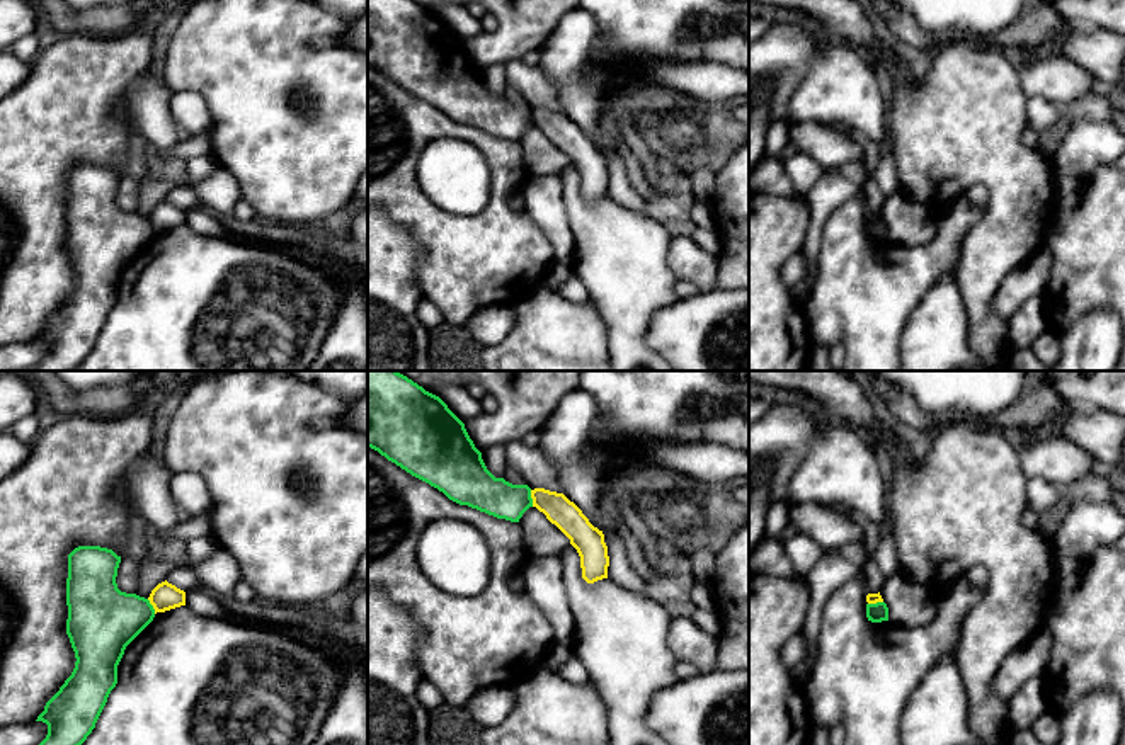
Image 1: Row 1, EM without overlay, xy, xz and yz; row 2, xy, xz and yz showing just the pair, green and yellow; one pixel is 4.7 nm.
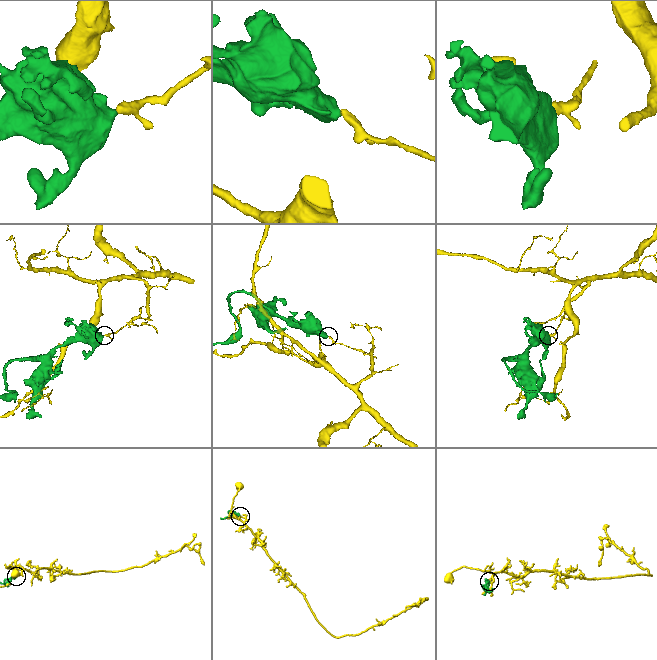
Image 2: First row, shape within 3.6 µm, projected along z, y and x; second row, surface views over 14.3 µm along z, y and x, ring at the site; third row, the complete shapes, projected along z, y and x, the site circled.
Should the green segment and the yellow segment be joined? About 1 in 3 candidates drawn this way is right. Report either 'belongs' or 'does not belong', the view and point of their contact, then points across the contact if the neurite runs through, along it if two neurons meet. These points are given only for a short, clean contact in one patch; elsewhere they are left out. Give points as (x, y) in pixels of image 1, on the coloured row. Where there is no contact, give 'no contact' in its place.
does not belong | xz (531, 499) | along xz (530, 490), (533, 506)

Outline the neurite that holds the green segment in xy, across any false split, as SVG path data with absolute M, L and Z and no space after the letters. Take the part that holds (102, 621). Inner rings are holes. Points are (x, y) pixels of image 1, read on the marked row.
M78 546L68 554L66 634L77 662L71 675L36 719L48 725L48 735L39 745L82 745L87 740L117 684L117 665L126 646L155 617L148 599L117 589L119 563L121 556L100 546Z

